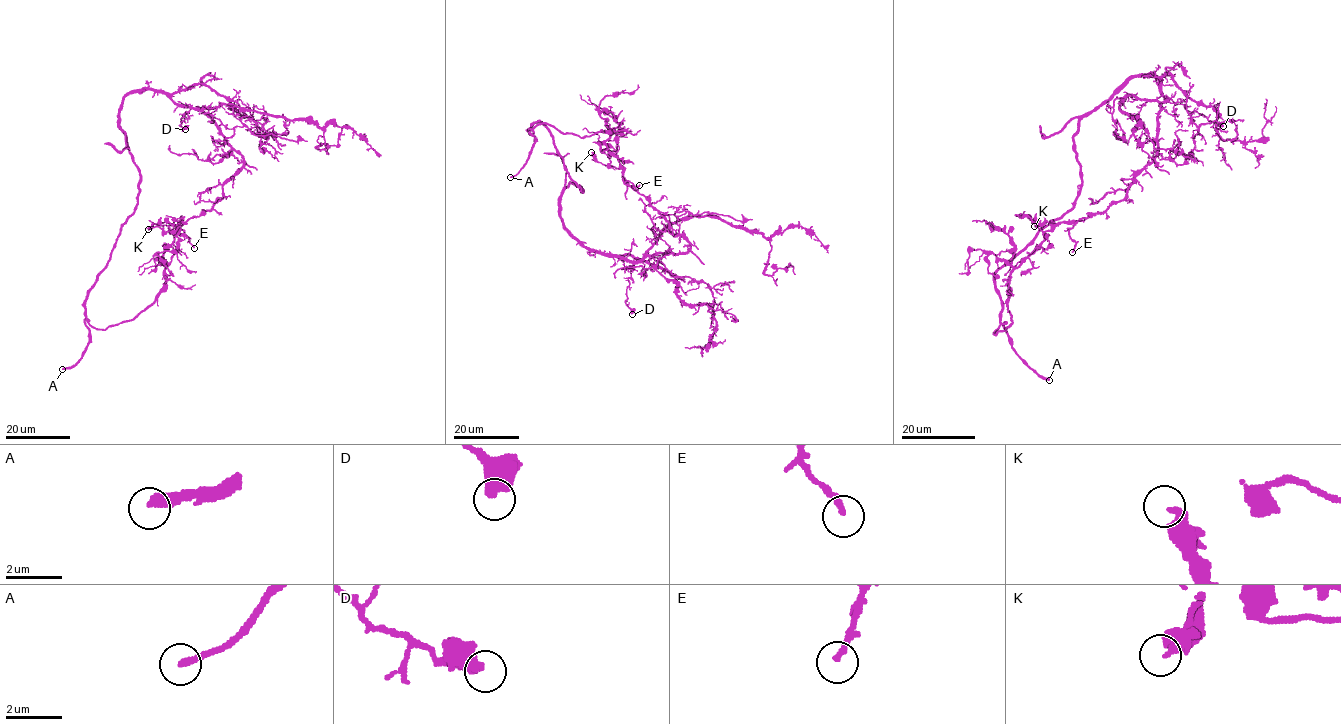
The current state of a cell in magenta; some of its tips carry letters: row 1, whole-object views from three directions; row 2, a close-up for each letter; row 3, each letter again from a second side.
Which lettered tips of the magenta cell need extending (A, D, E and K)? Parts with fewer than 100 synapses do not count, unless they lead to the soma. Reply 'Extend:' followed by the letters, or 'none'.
Extend: A

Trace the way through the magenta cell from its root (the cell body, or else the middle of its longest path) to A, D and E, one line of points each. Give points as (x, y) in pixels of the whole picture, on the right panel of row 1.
A: (1088, 112), (1074, 136), (1082, 179), (1075, 204), (994, 276), (1012, 350), (1049, 380)
D: (1088, 112), (1096, 111), (1133, 77), (1149, 74), (1176, 104), (1223, 126)
E: (1088, 112), (1133, 77), (1152, 74), (1167, 98), (1158, 117), (1158, 152), (1121, 200), (1070, 228), (1072, 252)

